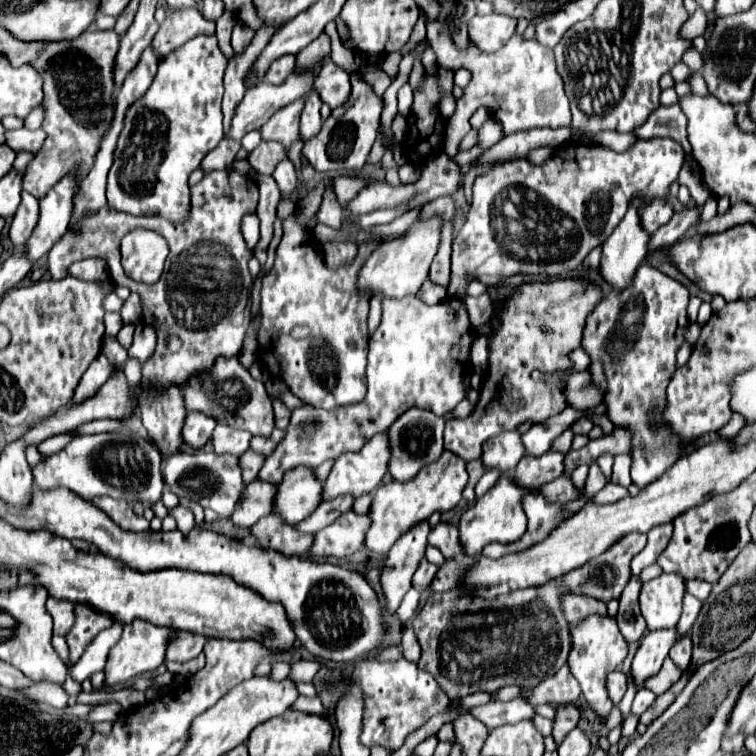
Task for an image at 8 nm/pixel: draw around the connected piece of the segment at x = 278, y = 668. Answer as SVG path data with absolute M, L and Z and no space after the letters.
M274 661L272 663L272 671L270 671L270 679L272 681L284 681L286 677L288 677L288 673L290 673L290 665L288 663L284 663L284 661Z

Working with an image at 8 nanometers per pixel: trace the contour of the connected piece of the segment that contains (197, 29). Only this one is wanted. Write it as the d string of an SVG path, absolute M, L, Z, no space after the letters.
M170 9L166 19L160 23L160 29L152 41L158 57L164 57L168 51L184 45L200 33L214 33L216 25L206 21L198 9Z

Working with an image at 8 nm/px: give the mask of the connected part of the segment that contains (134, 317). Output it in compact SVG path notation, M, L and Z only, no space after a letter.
M130 293L120 315L122 315L124 323L138 323L140 321L140 295L138 293Z

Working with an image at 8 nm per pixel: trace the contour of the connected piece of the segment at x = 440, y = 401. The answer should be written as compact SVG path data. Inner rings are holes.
M418 297L382 301L382 323L370 339L368 353L368 395L358 405L336 407L334 411L302 405L292 411L286 435L272 455L266 457L258 477L280 483L286 469L298 465L318 467L342 453L360 451L376 433L384 433L410 407L424 407L446 415L464 397L464 369L468 367L474 329L462 299L448 299L442 305L426 305Z

